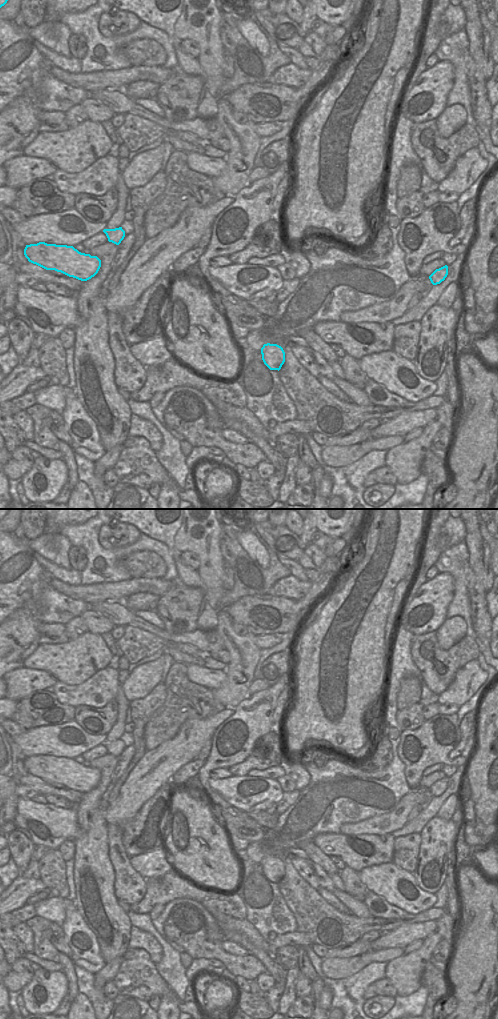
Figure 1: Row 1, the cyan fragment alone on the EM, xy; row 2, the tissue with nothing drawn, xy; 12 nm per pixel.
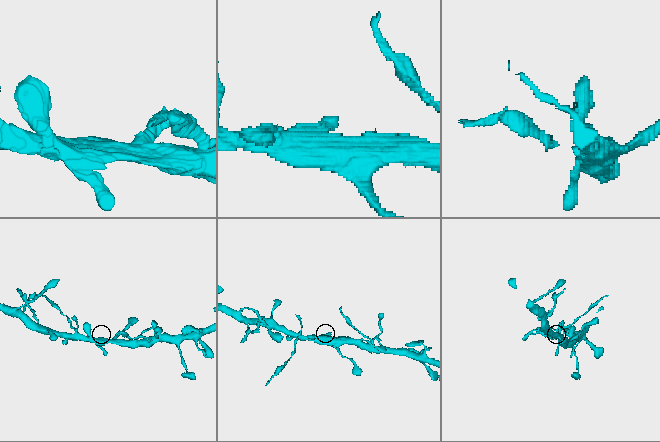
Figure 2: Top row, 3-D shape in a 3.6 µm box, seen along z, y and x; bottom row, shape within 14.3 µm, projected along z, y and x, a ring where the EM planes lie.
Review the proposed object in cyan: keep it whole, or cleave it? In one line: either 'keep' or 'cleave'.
keep

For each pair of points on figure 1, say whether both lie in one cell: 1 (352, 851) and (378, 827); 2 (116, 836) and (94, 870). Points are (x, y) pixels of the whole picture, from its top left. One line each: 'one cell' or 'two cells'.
1: two cells
2: two cells

